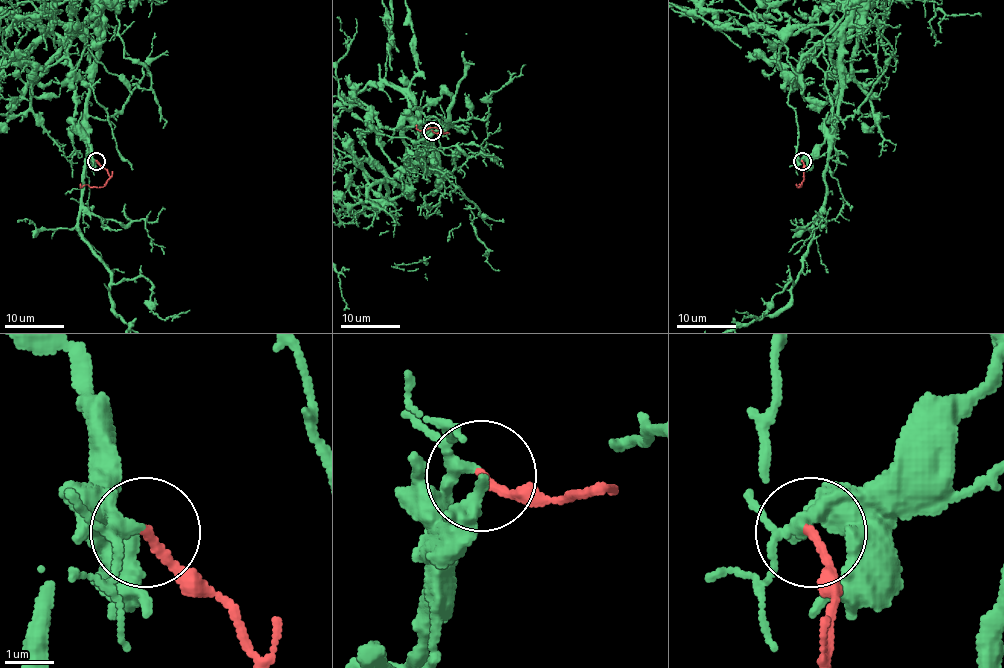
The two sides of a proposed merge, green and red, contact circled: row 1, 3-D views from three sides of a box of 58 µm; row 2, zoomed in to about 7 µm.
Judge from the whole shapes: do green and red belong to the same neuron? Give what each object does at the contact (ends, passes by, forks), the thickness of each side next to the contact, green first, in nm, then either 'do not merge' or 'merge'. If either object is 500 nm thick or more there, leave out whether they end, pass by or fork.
green forks there; red ends there; 190 nm thick on the green side, 160 nm on the other; merge

